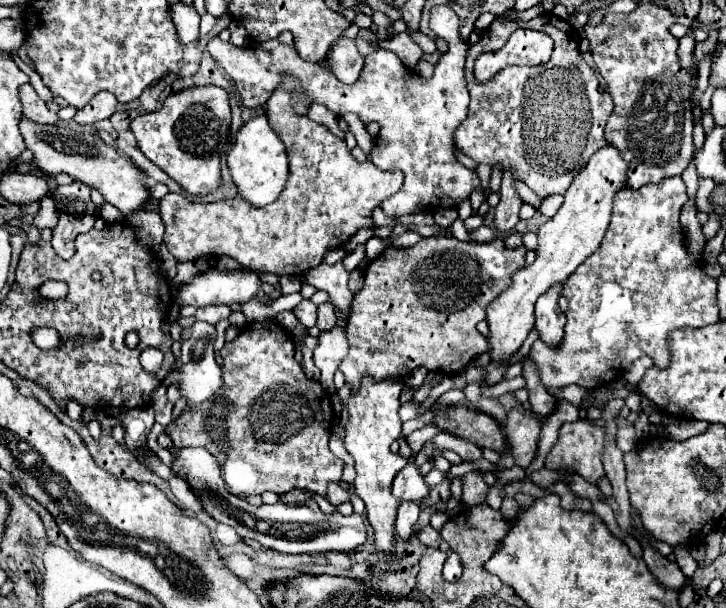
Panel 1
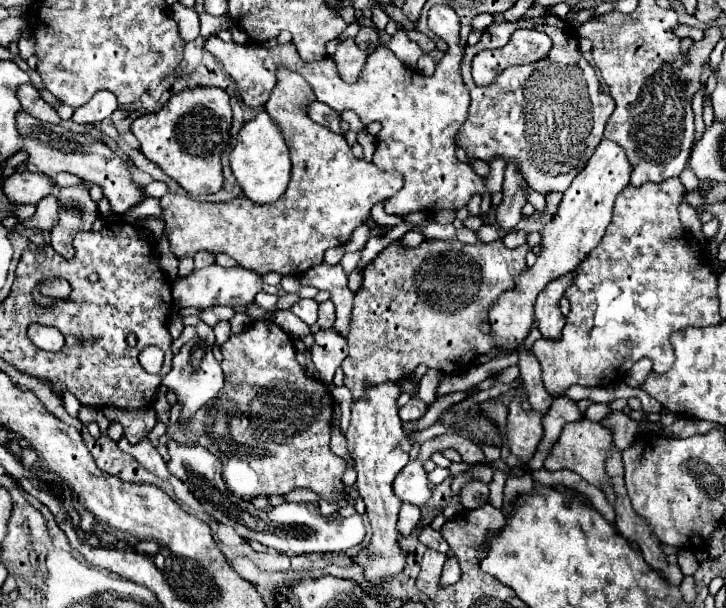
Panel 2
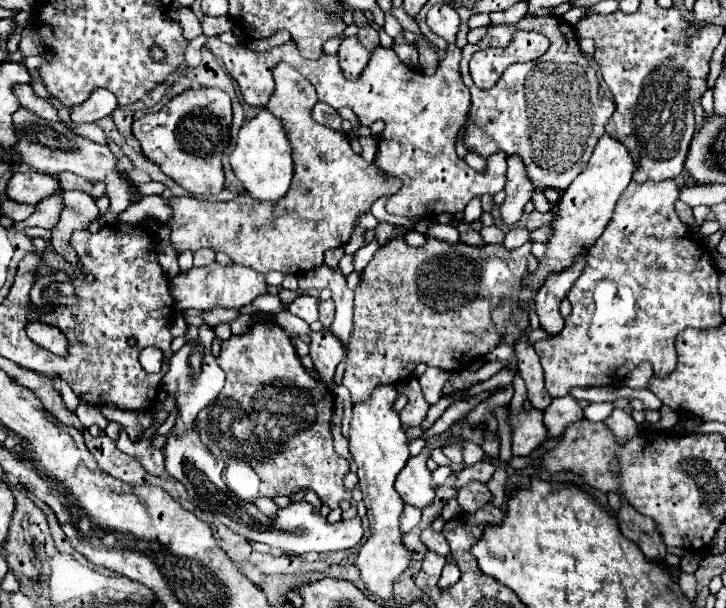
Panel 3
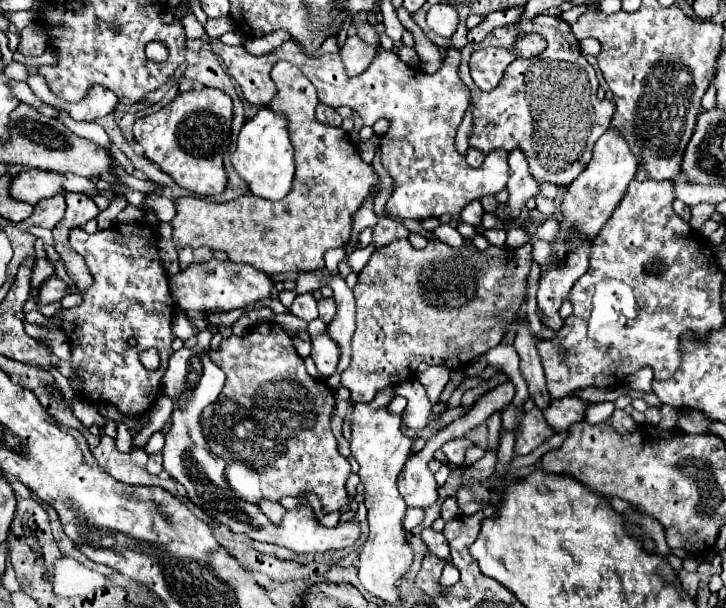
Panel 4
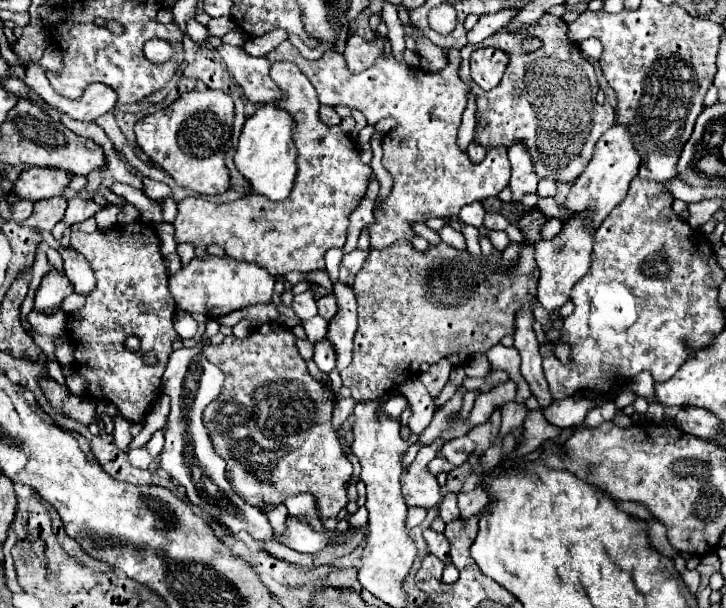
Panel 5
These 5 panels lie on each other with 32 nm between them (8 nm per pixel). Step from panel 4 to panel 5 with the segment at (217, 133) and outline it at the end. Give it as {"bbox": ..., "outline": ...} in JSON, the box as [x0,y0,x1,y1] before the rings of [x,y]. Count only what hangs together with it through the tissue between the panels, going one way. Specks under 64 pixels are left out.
{"bbox":[134,90,234,196],"outline":[[[192,90],[192,92],[184,92],[178,100],[174,100],[168,108],[150,114],[142,120],[138,120],[134,124],[134,134],[136,134],[136,142],[142,146],[142,152],[156,164],[160,166],[164,172],[168,172],[178,186],[184,186],[188,190],[194,190],[198,194],[206,194],[206,196],[214,196],[214,194],[222,194],[230,188],[230,174],[228,168],[224,164],[224,154],[230,148],[230,136],[232,136],[232,120],[234,120],[234,102],[228,94],[220,92],[220,90]]]}

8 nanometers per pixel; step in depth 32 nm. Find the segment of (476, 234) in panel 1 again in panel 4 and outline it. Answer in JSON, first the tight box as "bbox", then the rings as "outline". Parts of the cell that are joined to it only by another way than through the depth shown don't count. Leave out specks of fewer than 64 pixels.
{"bbox":[484,228,506,246],"outline":[[[488,228],[488,230],[484,230],[484,238],[490,242],[490,244],[494,244],[494,246],[506,246],[506,232],[504,230],[500,230],[500,228]]]}

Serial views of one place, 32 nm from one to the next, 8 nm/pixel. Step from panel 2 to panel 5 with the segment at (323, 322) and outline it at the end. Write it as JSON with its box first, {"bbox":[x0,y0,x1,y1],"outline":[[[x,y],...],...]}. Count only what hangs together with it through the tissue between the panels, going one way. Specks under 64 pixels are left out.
{"bbox":[318,294,336,322],"outline":[[[330,294],[330,296],[322,296],[320,300],[318,300],[318,314],[326,320],[326,322],[330,322],[332,320],[332,316],[336,314],[336,298]]]}

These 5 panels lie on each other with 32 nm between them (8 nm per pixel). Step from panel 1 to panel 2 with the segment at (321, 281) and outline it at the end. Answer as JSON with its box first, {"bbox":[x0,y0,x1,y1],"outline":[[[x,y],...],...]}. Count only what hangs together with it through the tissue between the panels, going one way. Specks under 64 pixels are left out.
{"bbox":[300,264,354,336],"outline":[[[320,264],[316,268],[310,268],[300,276],[302,286],[314,286],[314,288],[324,288],[330,292],[330,300],[336,306],[336,322],[334,328],[346,336],[350,328],[350,316],[352,316],[352,300],[354,292],[348,288],[348,276],[342,270],[340,264],[328,266]]]}

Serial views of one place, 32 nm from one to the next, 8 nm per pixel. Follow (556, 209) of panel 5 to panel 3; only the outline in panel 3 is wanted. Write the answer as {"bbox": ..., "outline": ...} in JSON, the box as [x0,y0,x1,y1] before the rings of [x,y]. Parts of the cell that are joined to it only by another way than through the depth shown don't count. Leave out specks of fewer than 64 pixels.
{"bbox":[531,192,553,213],"outline":[[[534,192],[531,197],[531,200],[534,202],[535,209],[542,213],[550,213],[553,212],[552,205],[548,202],[544,194],[539,192]]]}

